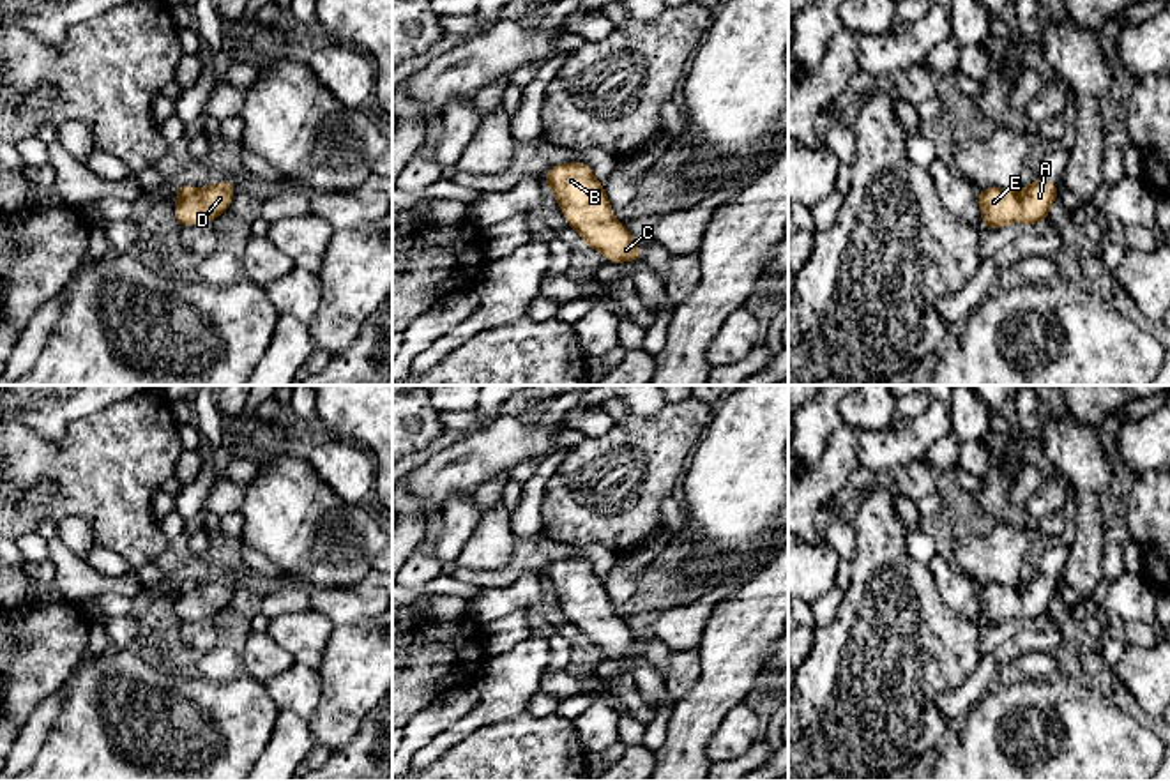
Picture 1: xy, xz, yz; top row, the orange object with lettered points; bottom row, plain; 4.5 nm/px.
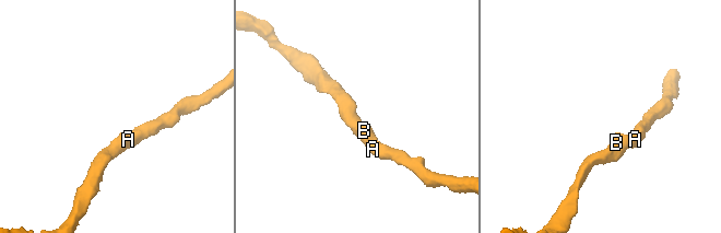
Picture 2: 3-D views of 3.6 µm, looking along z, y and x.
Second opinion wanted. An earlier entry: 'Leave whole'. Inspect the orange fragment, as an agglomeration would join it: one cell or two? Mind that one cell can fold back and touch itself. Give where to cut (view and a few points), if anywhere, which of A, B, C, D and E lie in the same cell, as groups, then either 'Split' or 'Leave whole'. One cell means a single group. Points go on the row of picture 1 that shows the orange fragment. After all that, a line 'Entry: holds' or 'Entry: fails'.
No split. Groups: A B C D E. Leave whole
Entry: holds

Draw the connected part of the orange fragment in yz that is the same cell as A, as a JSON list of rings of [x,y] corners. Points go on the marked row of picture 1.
[[[1037,177],[1030,186],[1013,189],[986,187],[976,193],[981,207],[981,221],[986,230],[1002,228],[1013,223],[1037,226],[1050,217],[1050,207],[1059,198],[1059,187]]]

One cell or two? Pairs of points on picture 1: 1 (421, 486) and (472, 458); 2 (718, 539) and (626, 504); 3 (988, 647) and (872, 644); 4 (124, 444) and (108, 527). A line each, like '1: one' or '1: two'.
1: one
2: two
3: two
4: one

